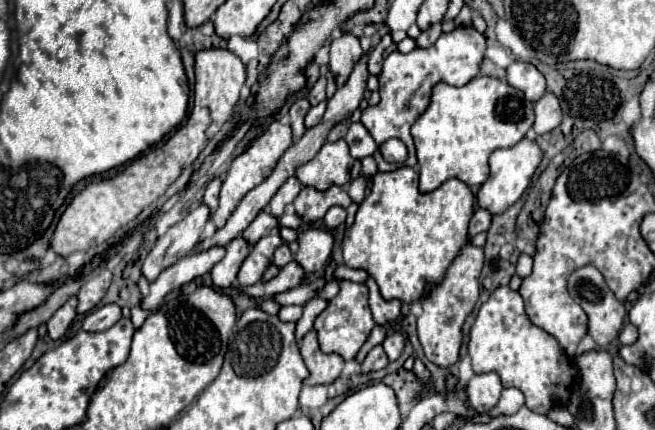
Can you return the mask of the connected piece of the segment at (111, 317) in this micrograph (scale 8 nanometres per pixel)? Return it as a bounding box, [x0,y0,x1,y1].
[83,304,121,332]

